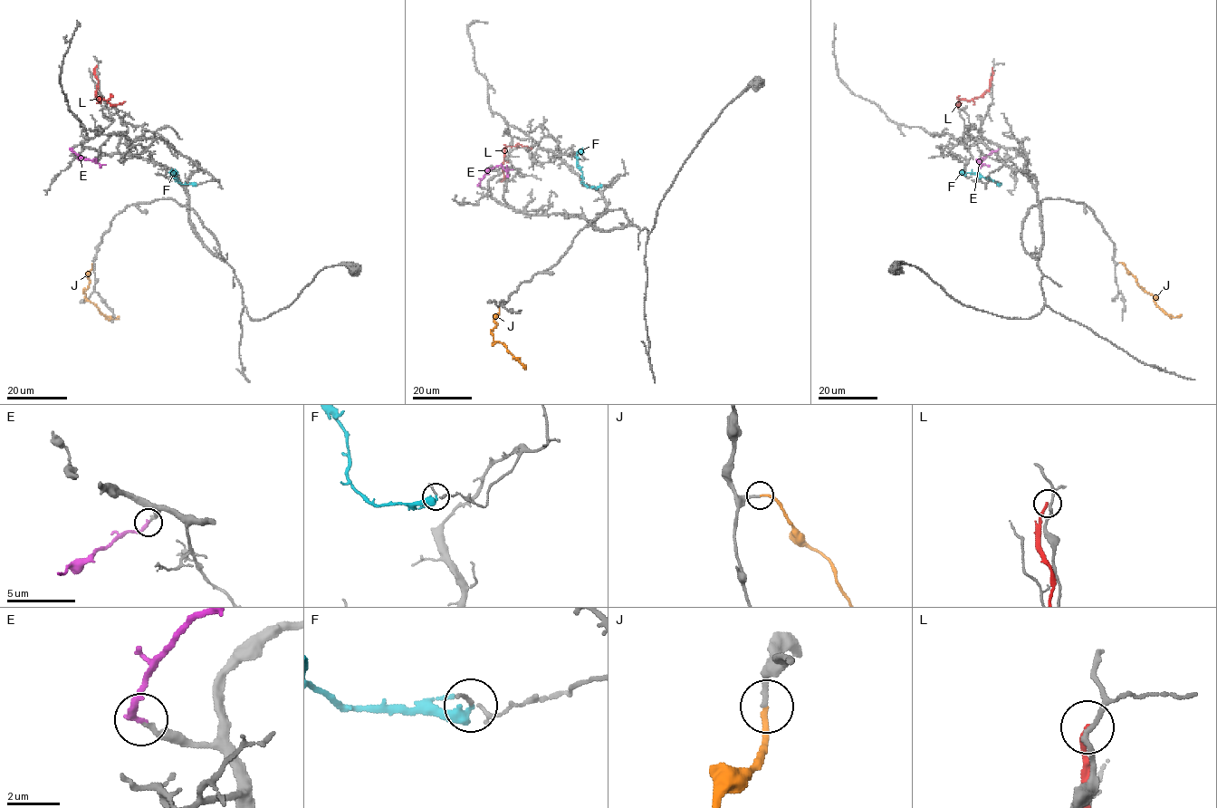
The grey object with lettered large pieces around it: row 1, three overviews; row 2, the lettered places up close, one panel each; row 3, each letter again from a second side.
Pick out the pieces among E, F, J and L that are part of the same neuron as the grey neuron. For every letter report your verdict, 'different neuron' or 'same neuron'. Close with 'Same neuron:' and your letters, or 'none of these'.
E: different neuron
F: different neuron
J: same neuron
L: different neuron
Same neuron: J

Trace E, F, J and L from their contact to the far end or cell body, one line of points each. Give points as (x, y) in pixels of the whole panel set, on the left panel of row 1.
E: (71, 149), (83, 158), (106, 164)
F: (195, 184), (181, 184), (170, 172), (177, 173)
J: (92, 264), (87, 274), (90, 284), (85, 297), (107, 318), (119, 317)
L: (97, 65), (97, 99), (102, 98), (111, 105), (124, 101)

